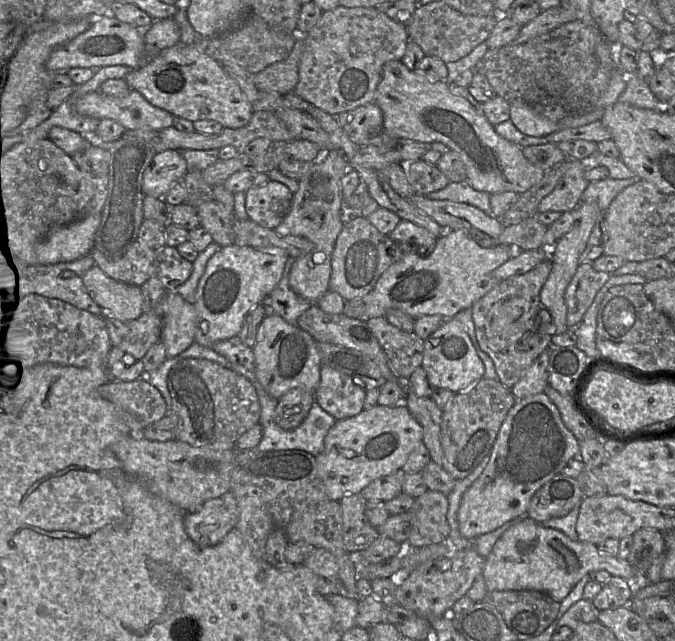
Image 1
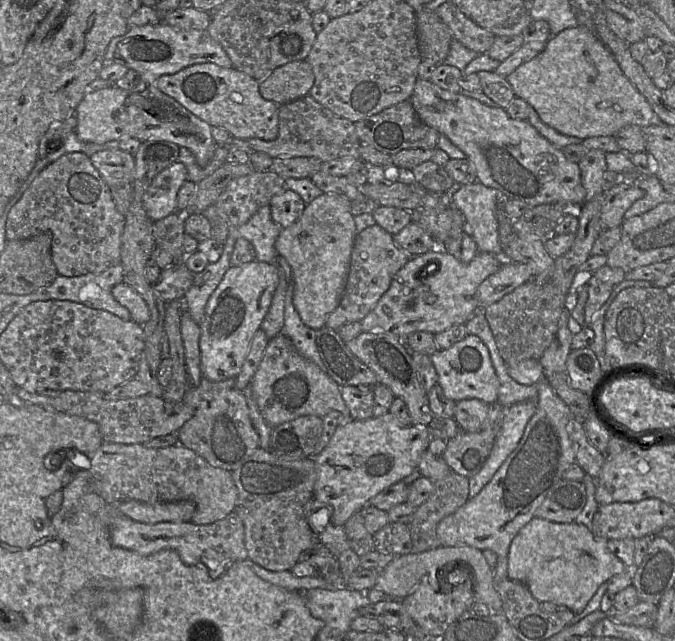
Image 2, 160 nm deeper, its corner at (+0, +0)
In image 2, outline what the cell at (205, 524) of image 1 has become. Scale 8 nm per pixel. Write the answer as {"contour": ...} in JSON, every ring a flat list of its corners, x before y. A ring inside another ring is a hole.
{"contour":[[236,511,231,512,222,520,207,525,196,524,193,521,148,524,115,513,109,522,109,534,113,545,141,555,155,554,161,550,173,550,179,554,185,564,205,566,212,577,220,576,233,563,248,559,244,524]]}

